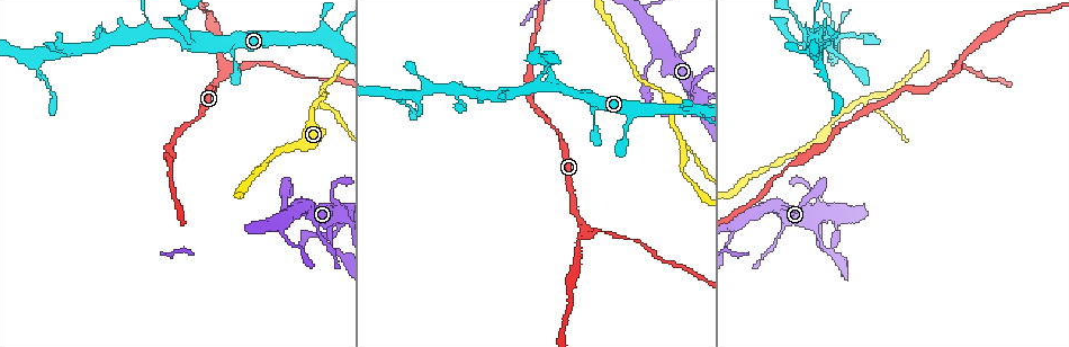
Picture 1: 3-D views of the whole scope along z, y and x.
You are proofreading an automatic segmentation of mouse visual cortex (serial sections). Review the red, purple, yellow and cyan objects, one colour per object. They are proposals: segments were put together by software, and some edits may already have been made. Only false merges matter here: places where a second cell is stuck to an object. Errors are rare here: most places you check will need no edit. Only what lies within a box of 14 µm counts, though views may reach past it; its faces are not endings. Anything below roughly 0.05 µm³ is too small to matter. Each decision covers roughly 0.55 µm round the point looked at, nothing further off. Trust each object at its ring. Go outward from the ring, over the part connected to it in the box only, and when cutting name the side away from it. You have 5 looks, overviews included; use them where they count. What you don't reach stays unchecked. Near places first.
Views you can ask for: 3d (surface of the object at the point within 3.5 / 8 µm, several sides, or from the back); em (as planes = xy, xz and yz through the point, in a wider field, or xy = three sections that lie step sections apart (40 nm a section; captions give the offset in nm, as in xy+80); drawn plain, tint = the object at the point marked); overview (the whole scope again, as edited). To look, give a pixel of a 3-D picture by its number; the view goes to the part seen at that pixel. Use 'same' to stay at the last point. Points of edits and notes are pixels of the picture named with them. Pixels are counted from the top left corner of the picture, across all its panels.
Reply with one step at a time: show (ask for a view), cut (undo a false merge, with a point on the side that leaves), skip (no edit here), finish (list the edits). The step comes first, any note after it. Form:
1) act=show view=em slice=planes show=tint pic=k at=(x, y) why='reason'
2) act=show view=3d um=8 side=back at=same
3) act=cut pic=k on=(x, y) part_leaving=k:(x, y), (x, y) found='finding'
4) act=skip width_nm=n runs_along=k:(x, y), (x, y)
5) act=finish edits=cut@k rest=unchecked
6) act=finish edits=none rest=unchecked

act=show view=3d um=3.5 pic=1 at=(644, 72) why='narrows sharply'

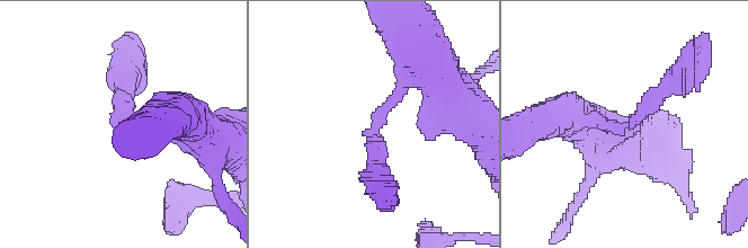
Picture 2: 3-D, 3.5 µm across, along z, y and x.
act=show view=em slice=xy step=5 show=tint pic=2 at=(629, 128) arm_widths_nm=200,250 why='now the EM'

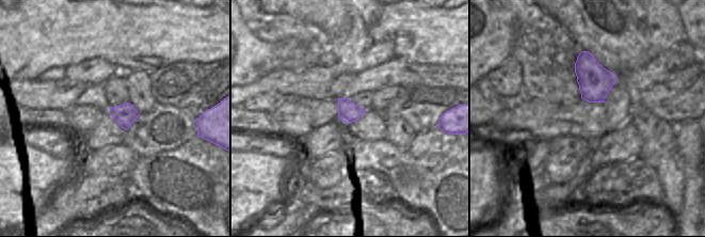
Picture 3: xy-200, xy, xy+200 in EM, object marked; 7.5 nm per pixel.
act=skip width_nm=160 runs_along=2:(432, 63), (379, 113), (383, 182) found='one cell here'

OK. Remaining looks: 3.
act=show view=3d um=8 pic=1 at=(319, 101) why='branch point'

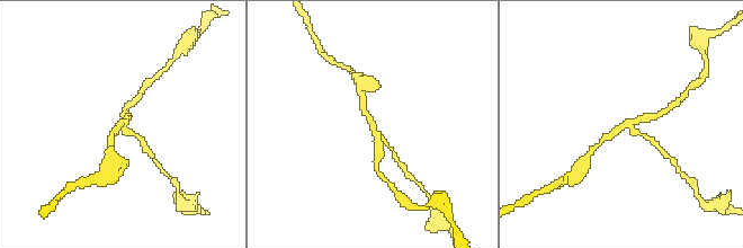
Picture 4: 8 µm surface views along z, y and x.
act=show view=em slice=planes show=tint pic=4 at=(625, 125)

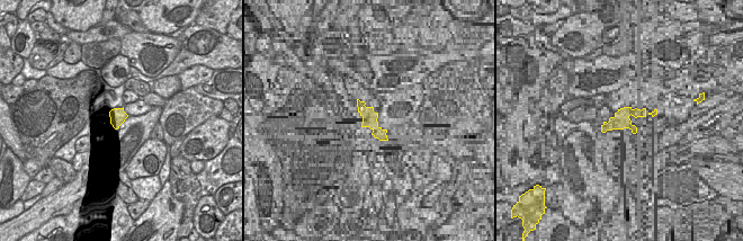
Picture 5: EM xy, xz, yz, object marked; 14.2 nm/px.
act=cut pic=4 on=(143, 143) part_leaving=4:(125, 129), (142, 139), (148, 151) found='a second cell is stuck on'

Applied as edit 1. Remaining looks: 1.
act=finish edits=cut@4 rest=unchecked

